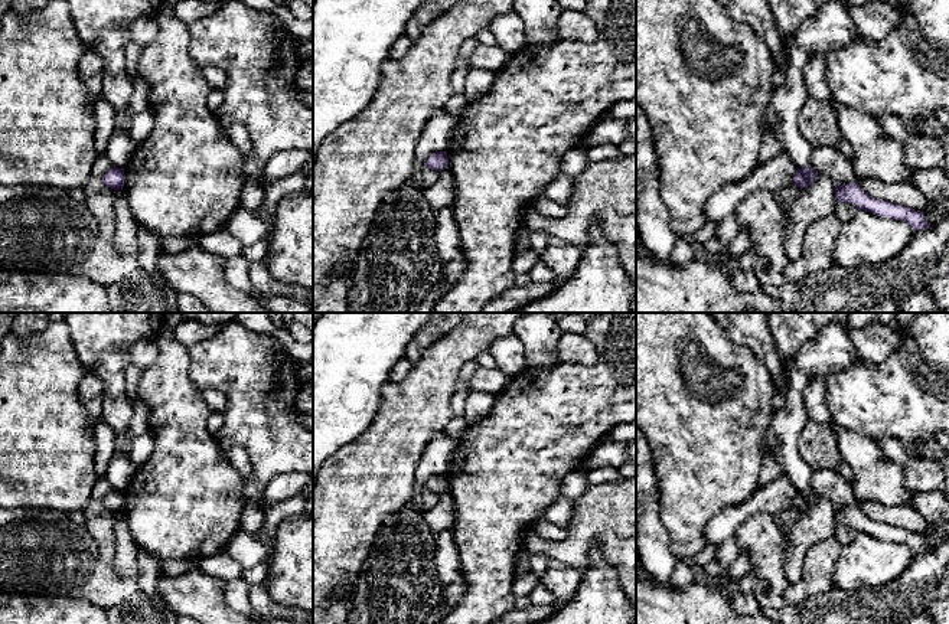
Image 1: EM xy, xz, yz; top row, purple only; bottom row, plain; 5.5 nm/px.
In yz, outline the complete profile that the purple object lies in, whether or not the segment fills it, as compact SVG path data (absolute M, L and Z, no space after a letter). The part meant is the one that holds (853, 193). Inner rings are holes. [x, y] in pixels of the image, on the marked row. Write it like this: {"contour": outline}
{"contour": "M857 183L835 184L835 200L855 205L860 210L867 210L880 218L890 218L907 222L913 231L929 229L930 223L923 212L875 199L861 189Z"}

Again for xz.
{"contour": "M436 151L433 153L424 163L428 169L440 171L441 169L449 166L447 151Z"}

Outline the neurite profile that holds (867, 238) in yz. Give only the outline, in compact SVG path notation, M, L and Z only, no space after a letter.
M858 210L849 222L841 226L834 248L834 261L845 268L884 262L907 246L913 232L907 222Z

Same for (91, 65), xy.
M88 45L79 59L78 69L79 78L88 91L89 105L94 110L95 102L102 97L104 59Z

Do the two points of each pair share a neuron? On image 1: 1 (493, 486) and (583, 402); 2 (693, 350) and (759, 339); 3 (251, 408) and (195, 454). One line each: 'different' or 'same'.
1: same
2: different
3: different

